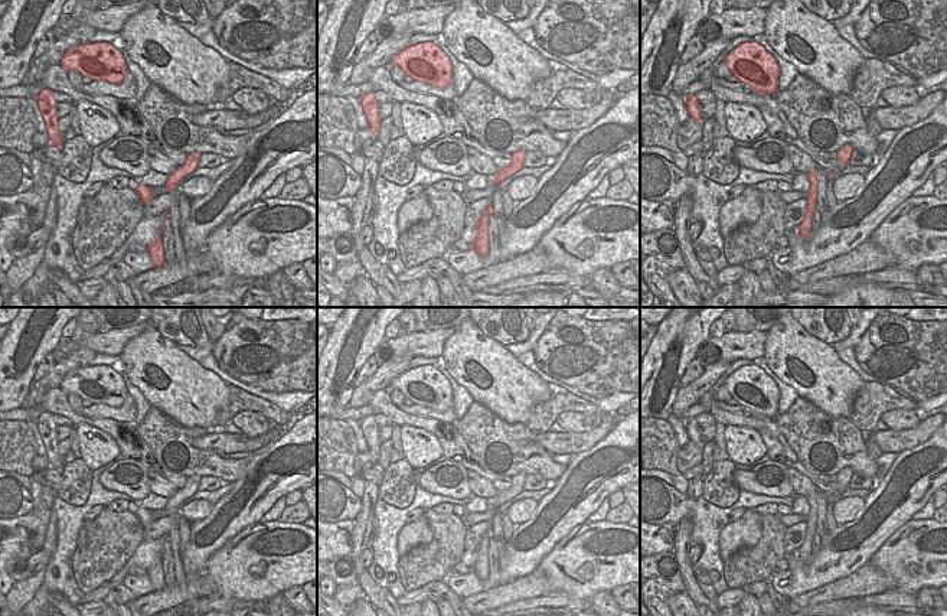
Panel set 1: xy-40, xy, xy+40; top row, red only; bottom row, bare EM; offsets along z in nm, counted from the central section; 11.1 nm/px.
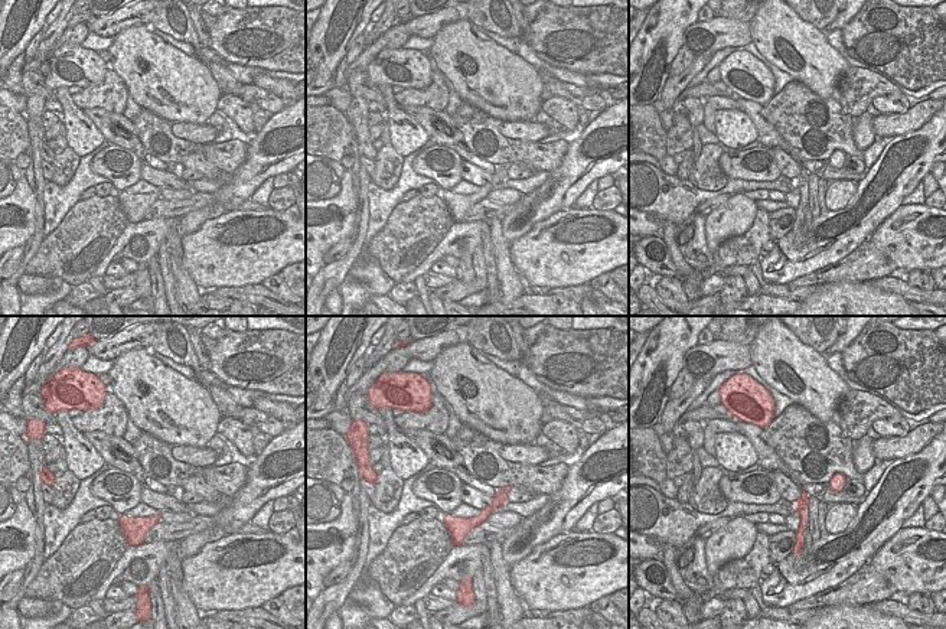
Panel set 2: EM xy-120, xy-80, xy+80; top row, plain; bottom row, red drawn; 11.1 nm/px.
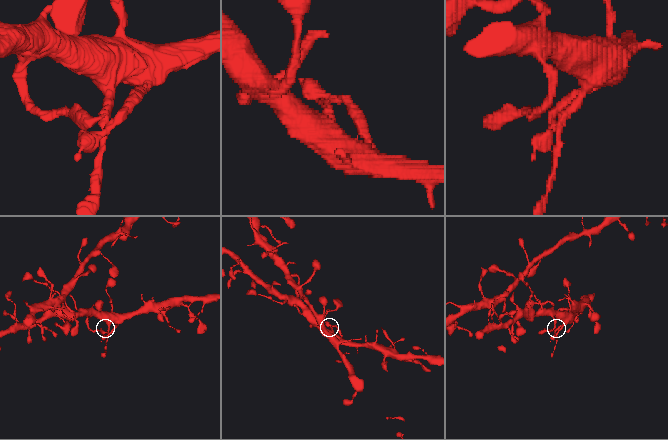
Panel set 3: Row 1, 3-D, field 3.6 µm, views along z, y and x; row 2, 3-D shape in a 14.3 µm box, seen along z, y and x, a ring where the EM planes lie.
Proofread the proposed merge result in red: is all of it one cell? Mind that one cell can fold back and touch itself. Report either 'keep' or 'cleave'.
keep

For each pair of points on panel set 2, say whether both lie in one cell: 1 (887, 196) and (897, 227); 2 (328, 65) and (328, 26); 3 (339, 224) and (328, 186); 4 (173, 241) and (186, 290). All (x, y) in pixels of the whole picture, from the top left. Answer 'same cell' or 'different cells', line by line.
1: different cells
2: same cell
3: different cells
4: same cell

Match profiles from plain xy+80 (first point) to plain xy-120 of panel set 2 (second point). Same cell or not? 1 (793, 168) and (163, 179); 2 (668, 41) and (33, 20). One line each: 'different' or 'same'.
1: same
2: same

